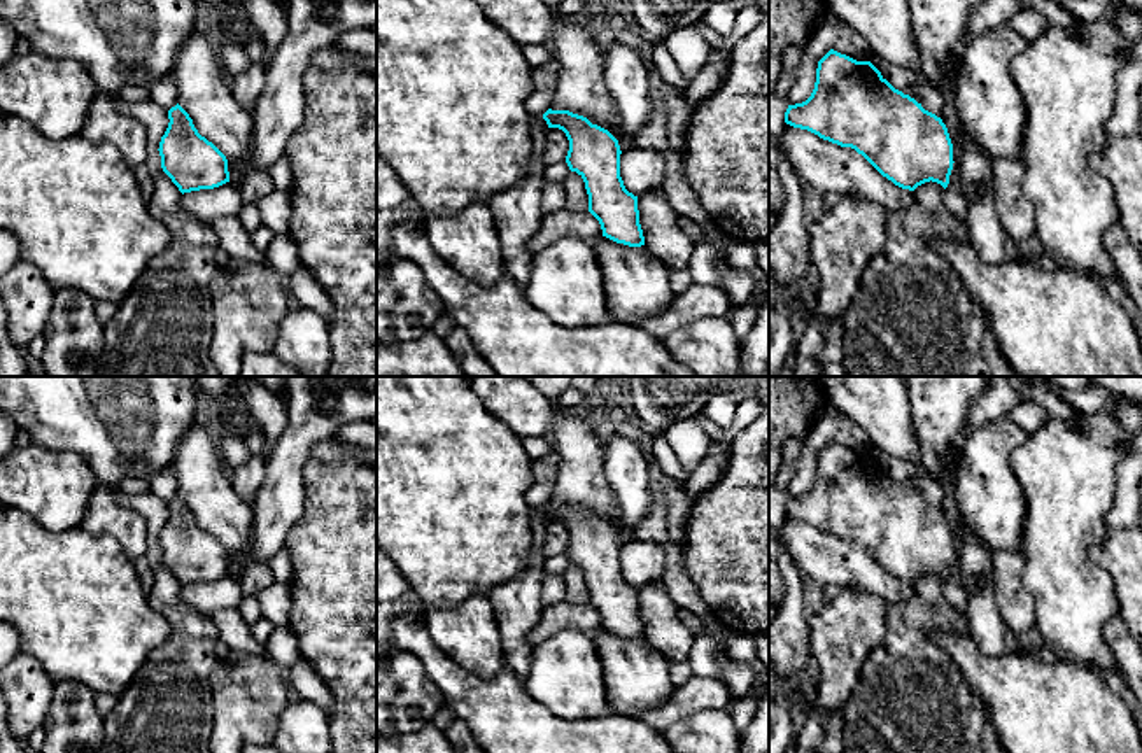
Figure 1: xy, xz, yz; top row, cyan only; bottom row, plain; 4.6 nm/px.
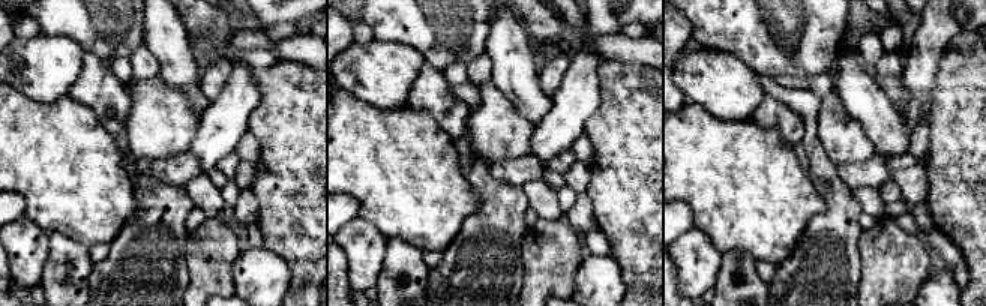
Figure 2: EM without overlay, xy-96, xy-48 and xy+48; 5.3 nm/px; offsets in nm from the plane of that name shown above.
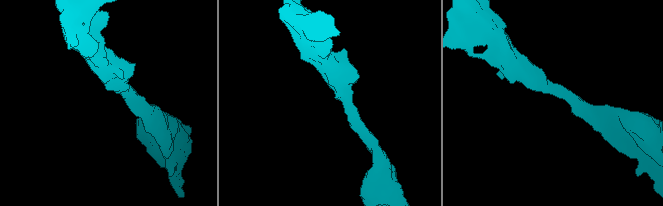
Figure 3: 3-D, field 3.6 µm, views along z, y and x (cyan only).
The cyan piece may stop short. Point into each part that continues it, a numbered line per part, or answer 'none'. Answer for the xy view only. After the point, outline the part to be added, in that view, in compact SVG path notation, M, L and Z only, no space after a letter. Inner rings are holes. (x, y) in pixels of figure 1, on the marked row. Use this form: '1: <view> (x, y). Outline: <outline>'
none

